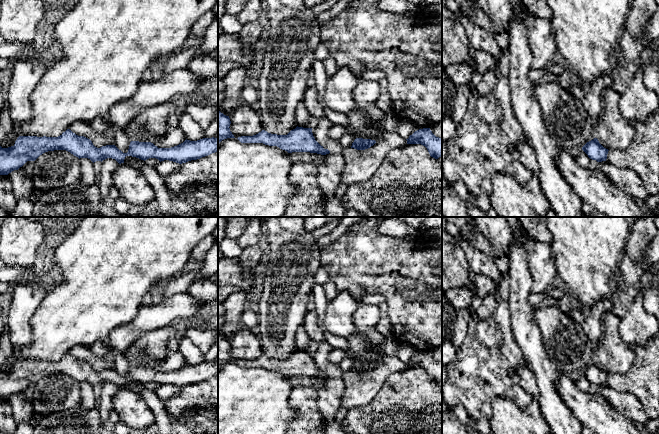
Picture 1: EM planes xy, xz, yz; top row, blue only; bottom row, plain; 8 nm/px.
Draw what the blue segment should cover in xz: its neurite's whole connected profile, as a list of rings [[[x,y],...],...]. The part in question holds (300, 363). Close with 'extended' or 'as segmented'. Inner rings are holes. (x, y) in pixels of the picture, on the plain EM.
[[[296,351],[287,359],[277,359],[262,354],[253,360],[241,360],[237,362],[241,367],[263,367],[269,370],[277,370],[288,377],[310,376],[321,379],[329,378],[314,362],[312,352]]]; as segmented

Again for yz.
[[[597,362],[587,366],[582,371],[582,374],[588,379],[590,383],[596,384],[597,386],[606,385],[609,375],[599,367]]]; as segmented

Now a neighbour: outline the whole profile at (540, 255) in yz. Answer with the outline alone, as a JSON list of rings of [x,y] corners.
[[[530,241],[526,245],[526,251],[534,281],[532,293],[544,294],[551,289],[557,276],[551,245]]]

